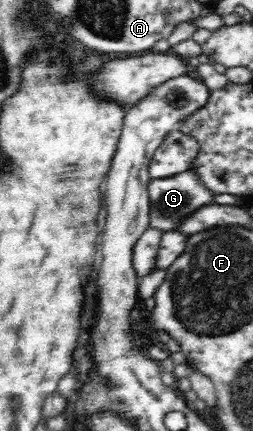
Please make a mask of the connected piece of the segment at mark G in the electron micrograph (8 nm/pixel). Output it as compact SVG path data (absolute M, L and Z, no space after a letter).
M193 169L166 178L151 178L147 188L150 201L148 227L158 229L163 233L176 231L196 210L214 203L214 197L217 196L204 186L199 174Z

